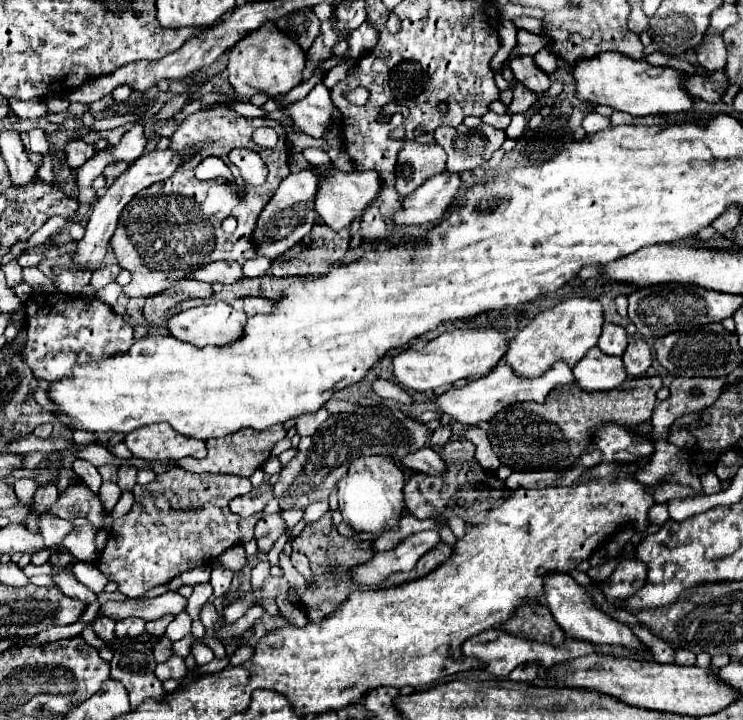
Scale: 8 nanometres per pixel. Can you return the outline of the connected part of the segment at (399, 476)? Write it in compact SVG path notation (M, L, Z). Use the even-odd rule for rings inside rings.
M357 457L345 477L339 479L339 513L357 533L371 531L383 533L397 527L403 511L403 485L405 475L401 467L389 457Z

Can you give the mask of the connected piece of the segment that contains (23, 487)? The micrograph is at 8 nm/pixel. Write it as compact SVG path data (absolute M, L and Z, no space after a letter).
M19 481L19 483L15 483L15 493L17 493L17 497L21 497L19 501L19 507L25 507L25 505L31 505L33 503L33 493L37 491L37 483L33 483L33 481Z

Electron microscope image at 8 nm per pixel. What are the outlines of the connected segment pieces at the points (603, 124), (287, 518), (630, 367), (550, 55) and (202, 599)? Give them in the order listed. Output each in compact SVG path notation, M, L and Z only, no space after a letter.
M591 115L591 117L585 117L585 119L583 119L583 129L585 129L587 133L603 131L603 129L607 129L609 125L611 125L611 121L609 121L607 117L603 117L603 115Z
M290 509L282 512L282 518L288 529L292 529L303 517L303 509Z
M635 339L629 343L627 351L623 353L625 369L629 377L639 377L651 367L651 349L643 339Z
M543 47L539 53L535 53L533 57L535 65L539 65L539 69L543 69L547 75L553 75L557 71L557 55L549 49L549 47Z
M199 583L193 587L193 593L189 597L189 605L187 605L187 613L191 615L191 619L199 619L199 611L207 603L211 593L213 593L213 589L209 583Z

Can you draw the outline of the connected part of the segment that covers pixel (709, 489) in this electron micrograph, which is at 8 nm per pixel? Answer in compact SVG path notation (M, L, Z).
M709 471L709 473L701 475L699 479L701 479L703 491L705 491L707 495L711 495L711 493L717 493L717 491L721 491L721 481L719 481L719 477L717 477L717 475L713 473L713 471Z

